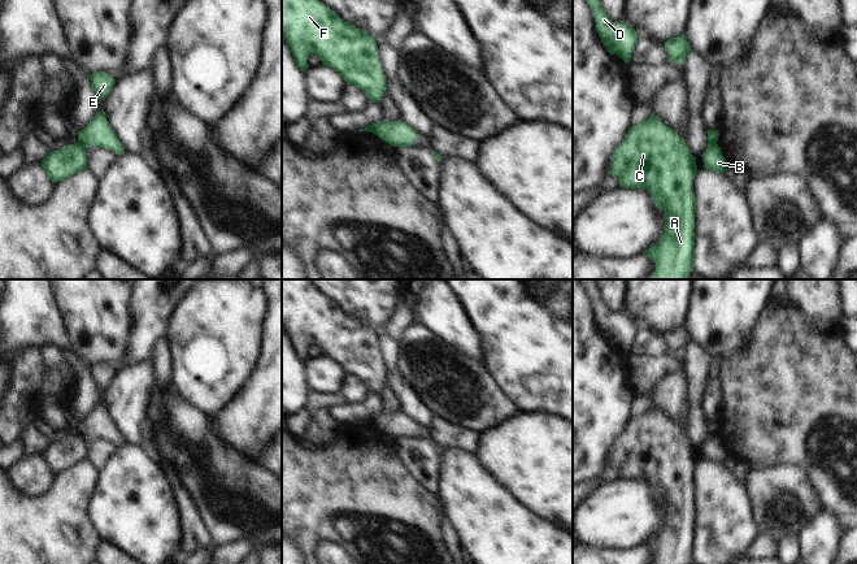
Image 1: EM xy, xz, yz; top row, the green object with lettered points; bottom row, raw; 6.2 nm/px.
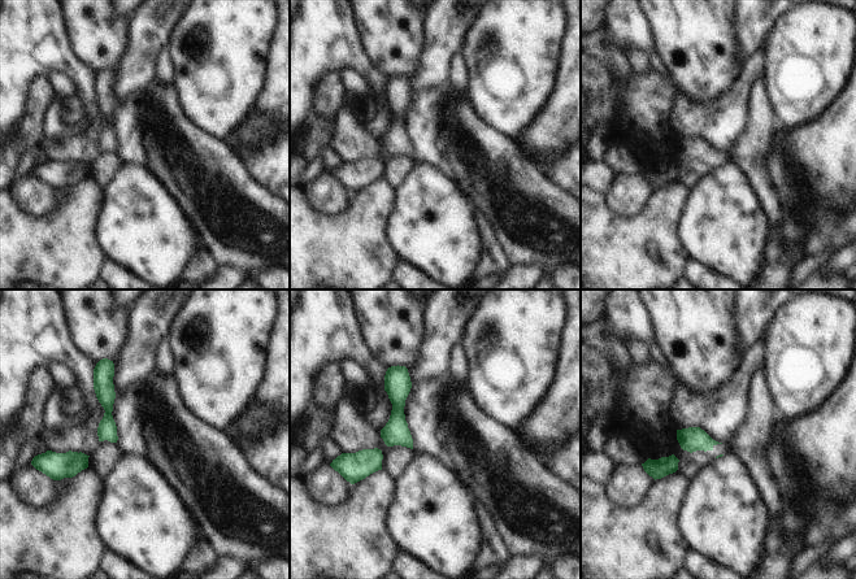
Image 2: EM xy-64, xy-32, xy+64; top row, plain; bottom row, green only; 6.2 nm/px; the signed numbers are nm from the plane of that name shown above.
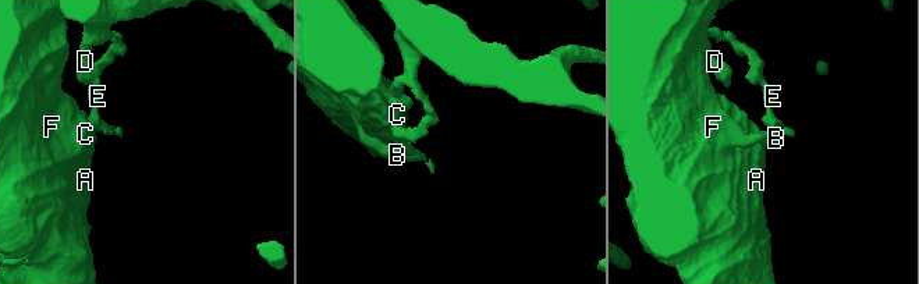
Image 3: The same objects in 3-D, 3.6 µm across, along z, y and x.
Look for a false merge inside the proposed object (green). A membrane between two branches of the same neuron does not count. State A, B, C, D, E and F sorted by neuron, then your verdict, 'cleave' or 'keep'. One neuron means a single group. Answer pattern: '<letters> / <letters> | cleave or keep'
A B C F / D E | cleave

